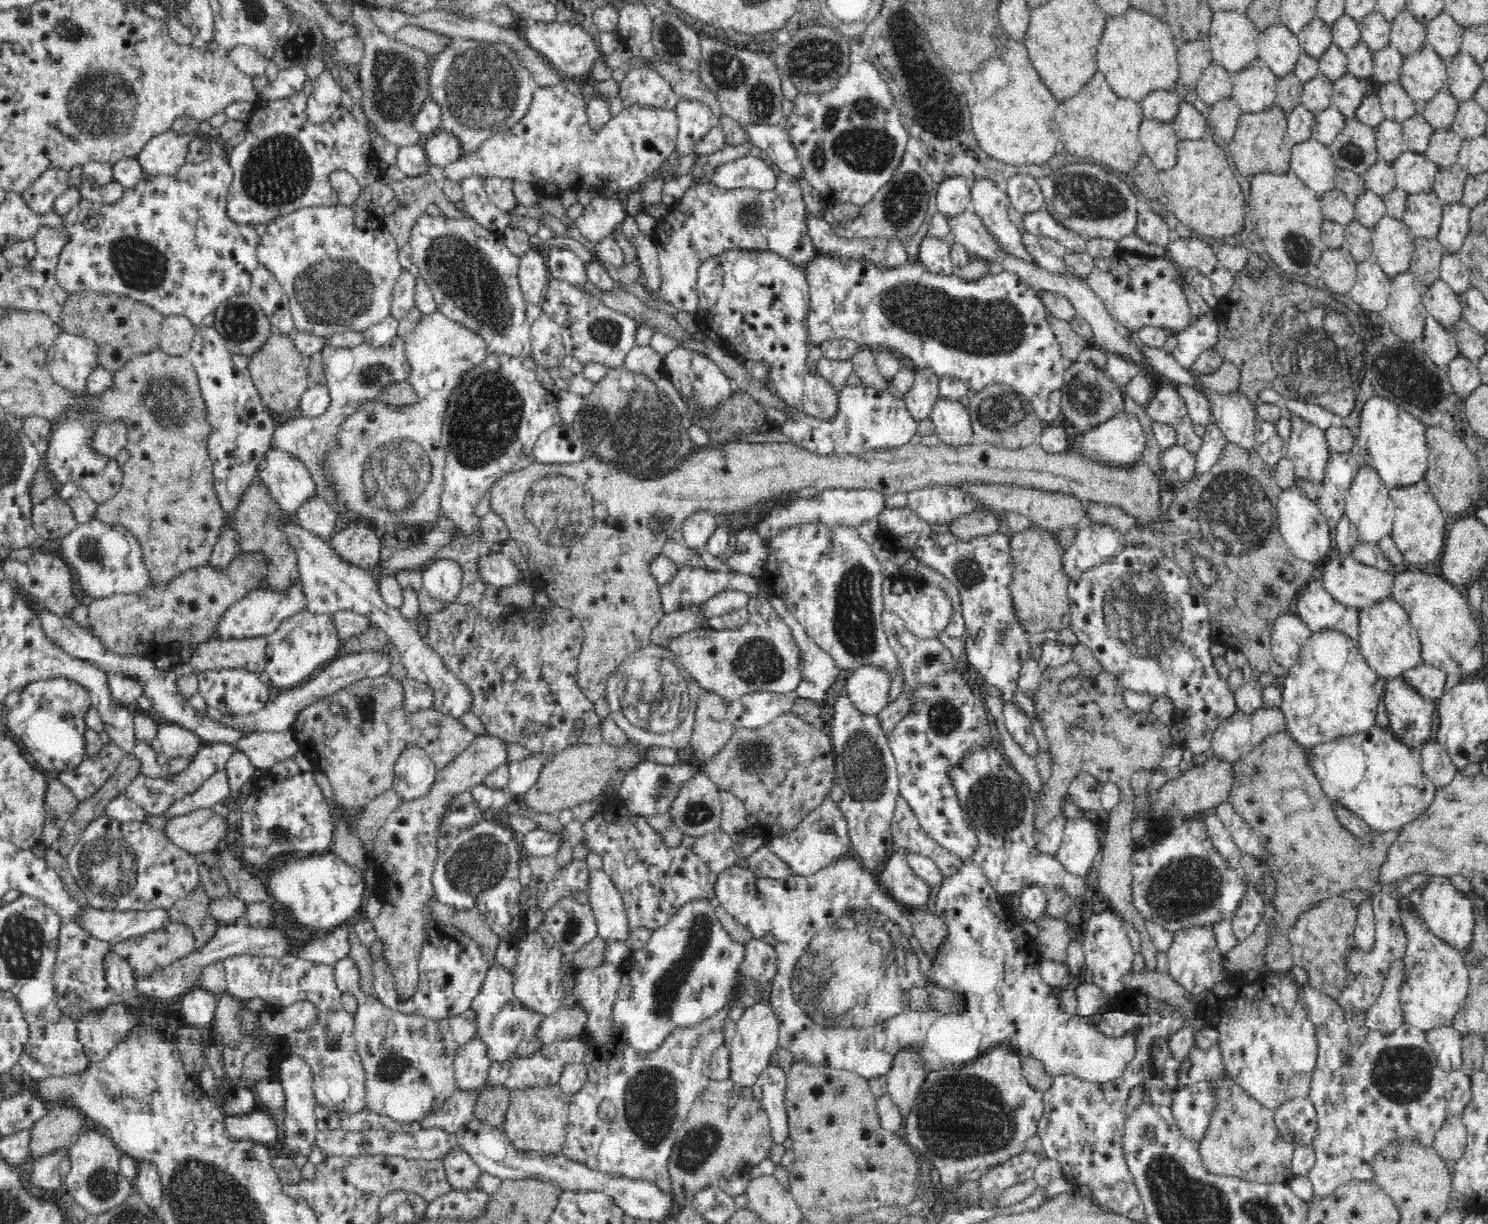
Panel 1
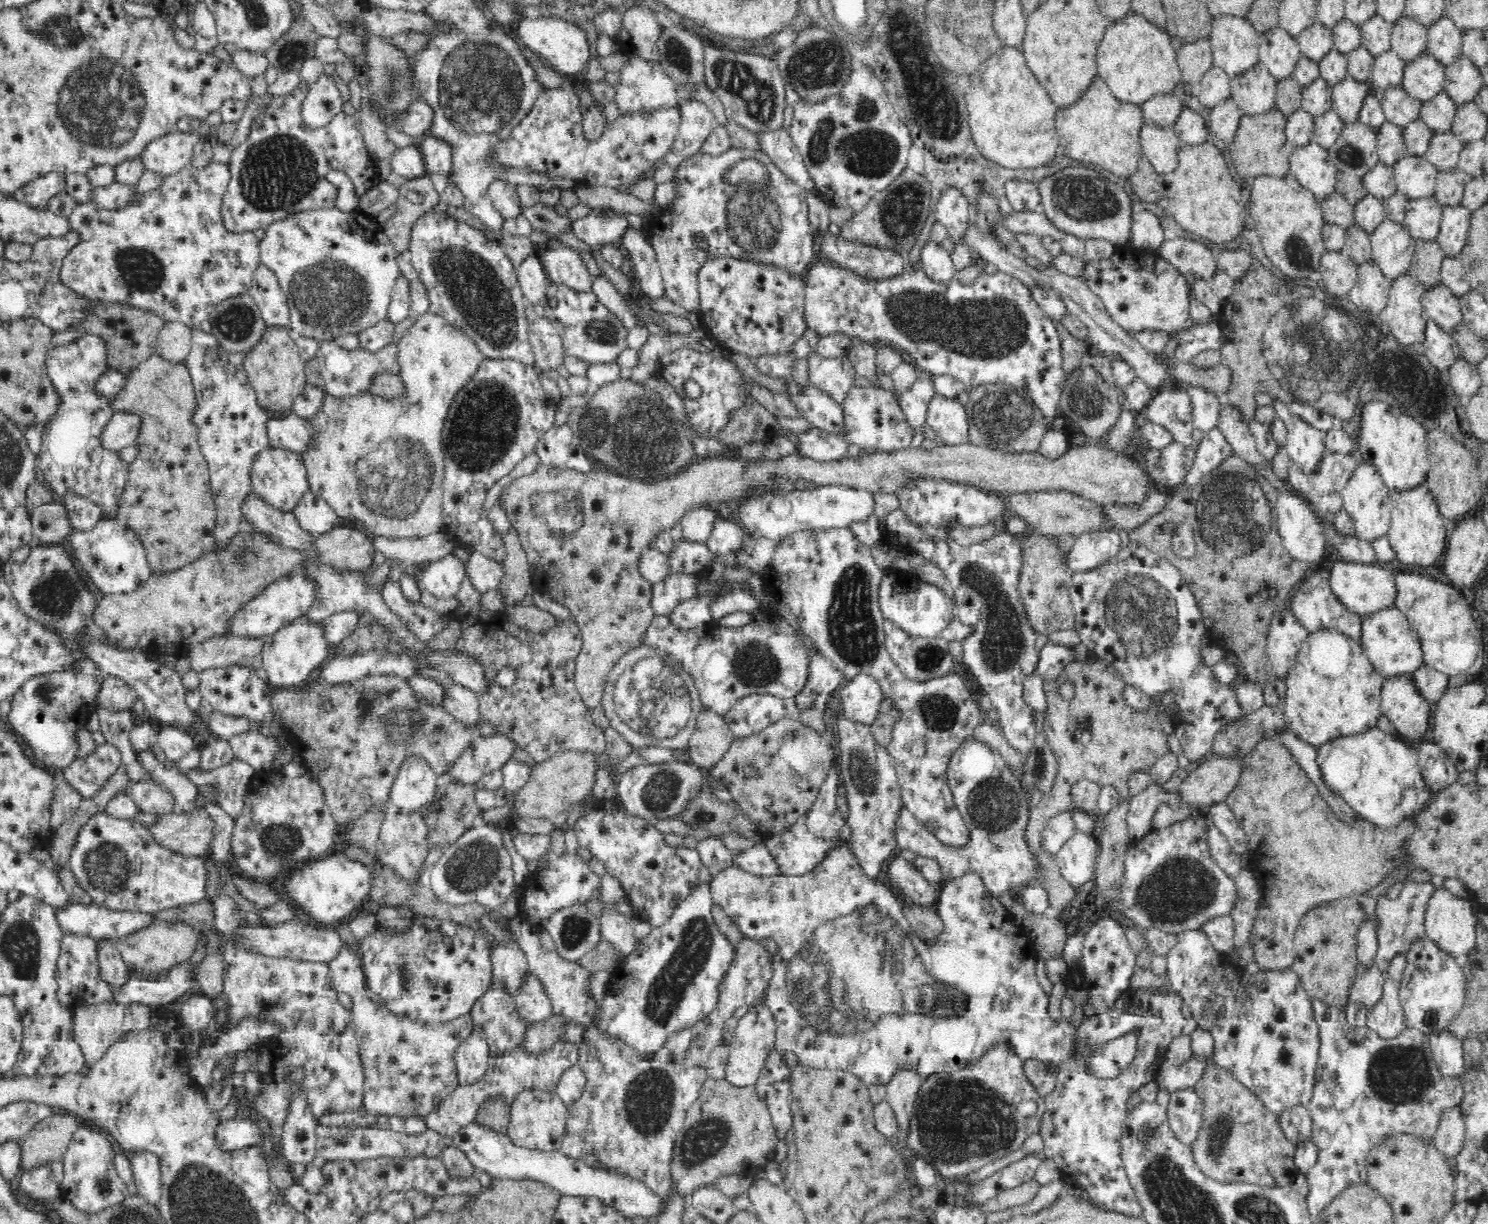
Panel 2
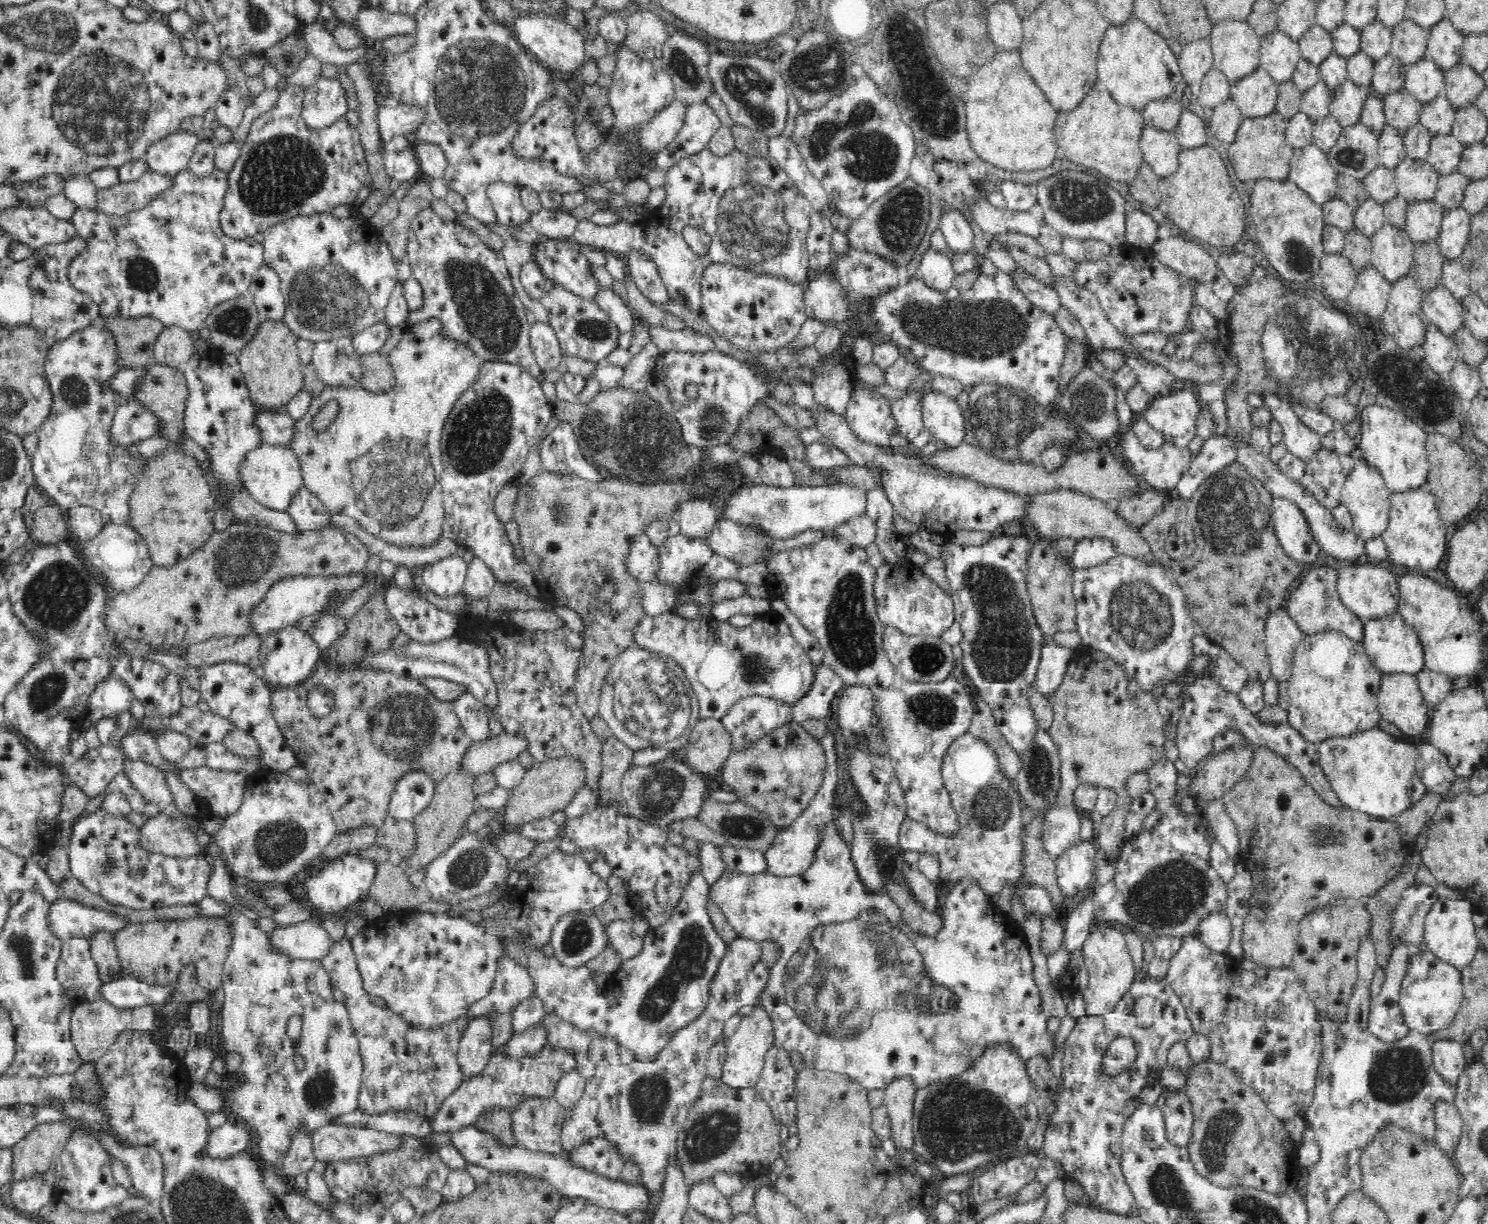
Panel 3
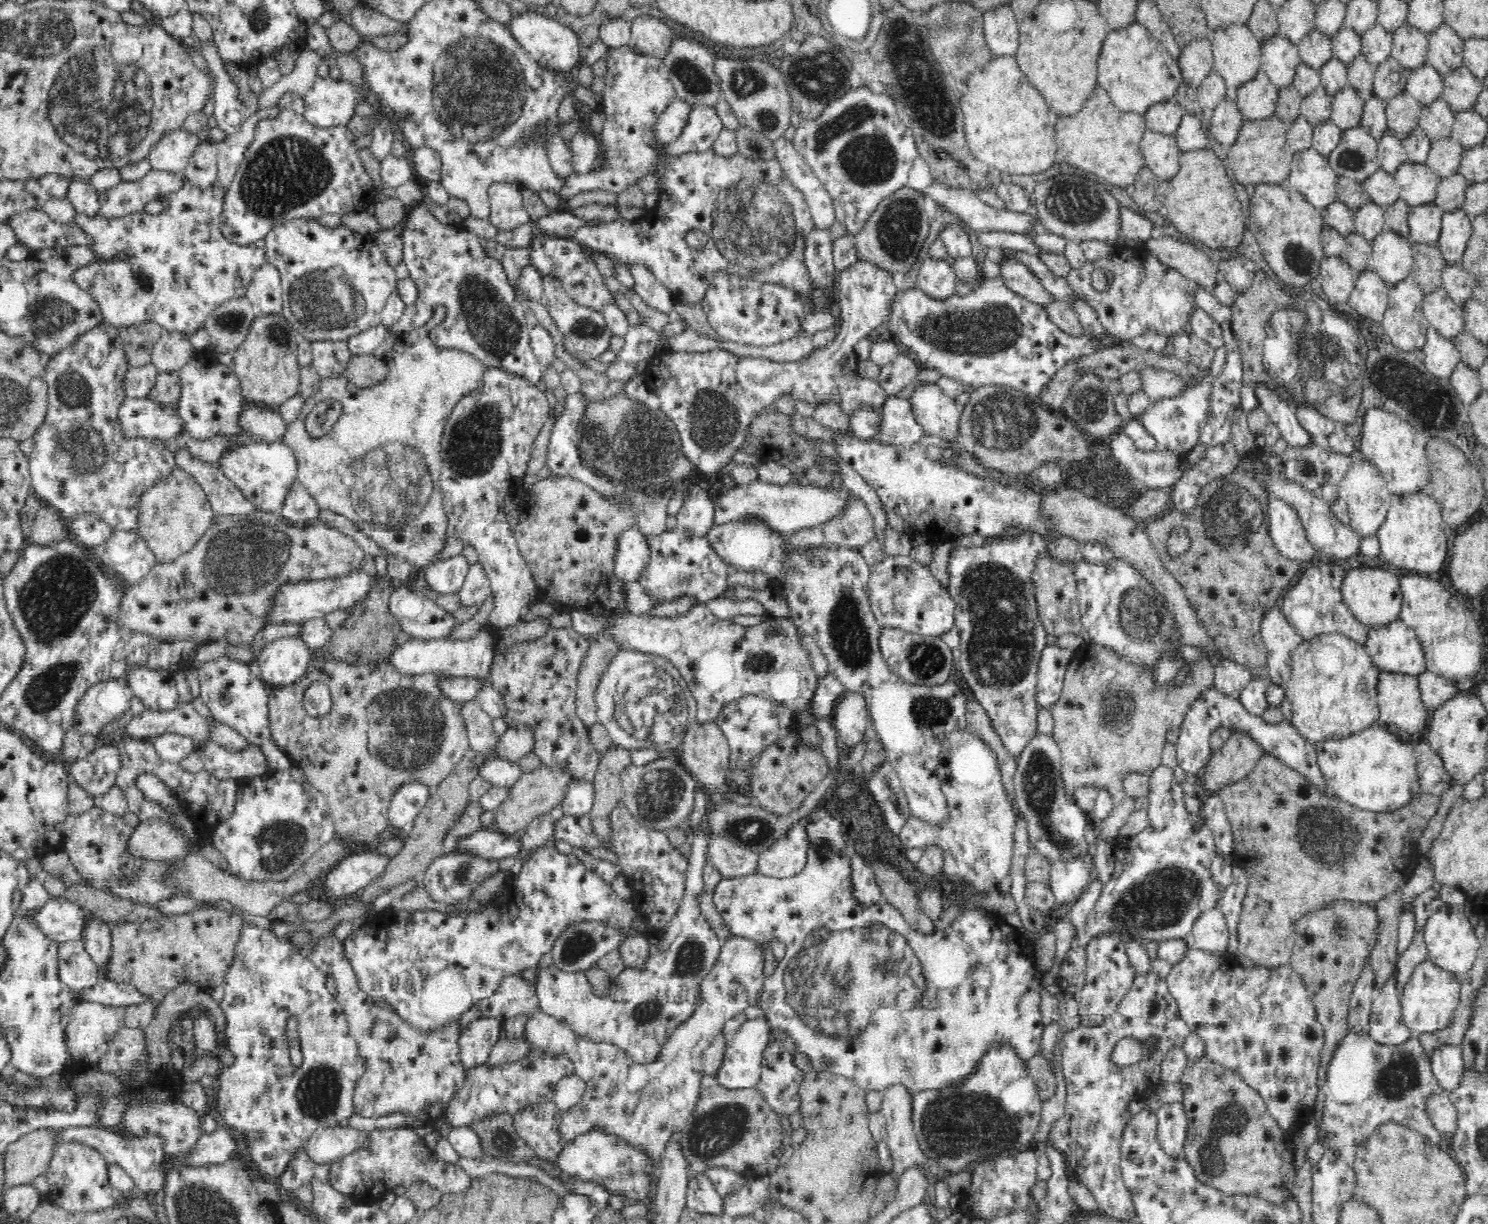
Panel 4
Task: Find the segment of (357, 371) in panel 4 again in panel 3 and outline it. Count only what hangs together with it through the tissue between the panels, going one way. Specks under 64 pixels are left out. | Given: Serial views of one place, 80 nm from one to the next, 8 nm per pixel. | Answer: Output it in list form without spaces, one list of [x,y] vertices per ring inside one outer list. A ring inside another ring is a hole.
[[[384,354],[360,355],[358,361],[364,365],[361,386],[370,392],[390,392],[396,386],[396,375]]]

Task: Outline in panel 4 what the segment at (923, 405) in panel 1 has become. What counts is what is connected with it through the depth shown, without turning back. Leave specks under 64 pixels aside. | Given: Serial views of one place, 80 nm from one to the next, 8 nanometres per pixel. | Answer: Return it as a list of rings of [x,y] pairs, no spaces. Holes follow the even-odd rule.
[[[888,396],[882,408],[882,428],[874,441],[886,445],[911,445],[924,436],[922,425],[914,417],[910,398]]]

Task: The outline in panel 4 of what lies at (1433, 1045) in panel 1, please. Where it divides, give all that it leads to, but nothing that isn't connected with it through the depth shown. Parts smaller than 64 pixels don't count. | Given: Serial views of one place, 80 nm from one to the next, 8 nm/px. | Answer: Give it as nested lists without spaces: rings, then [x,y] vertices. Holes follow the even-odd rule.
[[[1454,1044],[1438,1046],[1432,1052],[1431,1068],[1441,1088],[1446,1092],[1454,1091],[1460,1085],[1462,1074],[1467,1068],[1464,1064],[1463,1049]]]

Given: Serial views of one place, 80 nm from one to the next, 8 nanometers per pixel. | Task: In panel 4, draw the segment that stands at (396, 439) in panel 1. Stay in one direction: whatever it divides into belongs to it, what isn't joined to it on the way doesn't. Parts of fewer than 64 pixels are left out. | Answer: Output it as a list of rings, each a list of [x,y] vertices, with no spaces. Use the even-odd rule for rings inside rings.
[[[436,306],[434,316],[422,326],[398,338],[388,352],[388,378],[378,386],[358,388],[344,375],[321,379],[317,393],[306,399],[302,414],[288,424],[283,442],[293,451],[298,465],[297,480],[318,501],[323,510],[344,515],[358,524],[358,529],[414,566],[425,569],[436,561],[436,554],[446,542],[447,516],[438,476],[442,468],[441,438],[454,405],[481,384],[485,365],[474,355],[460,349],[440,347],[433,342],[434,328],[444,321],[446,306]],[[334,399],[342,405],[342,414],[334,426],[318,438],[306,430],[306,418],[316,404]]]

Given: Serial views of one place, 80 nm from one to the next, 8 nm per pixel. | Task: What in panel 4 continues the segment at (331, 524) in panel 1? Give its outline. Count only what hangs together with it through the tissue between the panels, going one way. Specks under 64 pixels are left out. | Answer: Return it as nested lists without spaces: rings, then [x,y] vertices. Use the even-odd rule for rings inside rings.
[[[295,481],[280,509],[280,514],[294,527],[305,528],[322,522],[323,508],[300,481]]]

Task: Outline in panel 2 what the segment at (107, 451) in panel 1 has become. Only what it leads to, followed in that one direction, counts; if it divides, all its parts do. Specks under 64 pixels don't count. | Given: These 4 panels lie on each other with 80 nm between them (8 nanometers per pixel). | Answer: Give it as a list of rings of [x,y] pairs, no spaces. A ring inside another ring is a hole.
[[[118,412],[102,427],[99,442],[104,450],[112,453],[120,448],[132,446],[137,435],[139,418],[133,414]]]

